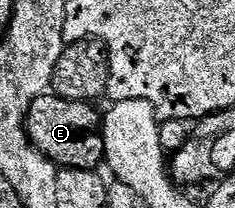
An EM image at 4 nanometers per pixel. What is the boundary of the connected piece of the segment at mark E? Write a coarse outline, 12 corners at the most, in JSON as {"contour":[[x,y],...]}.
{"contour":[[41,94],[26,115],[30,143],[59,168],[105,163],[103,115]]}

